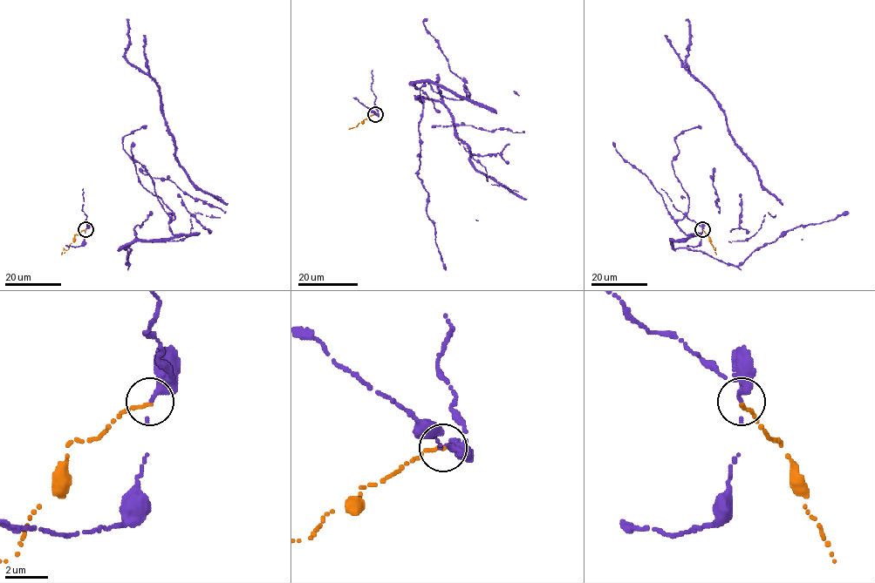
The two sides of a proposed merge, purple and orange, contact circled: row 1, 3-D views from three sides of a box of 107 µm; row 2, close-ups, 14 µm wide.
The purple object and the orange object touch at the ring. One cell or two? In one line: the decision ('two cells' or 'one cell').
two cells

